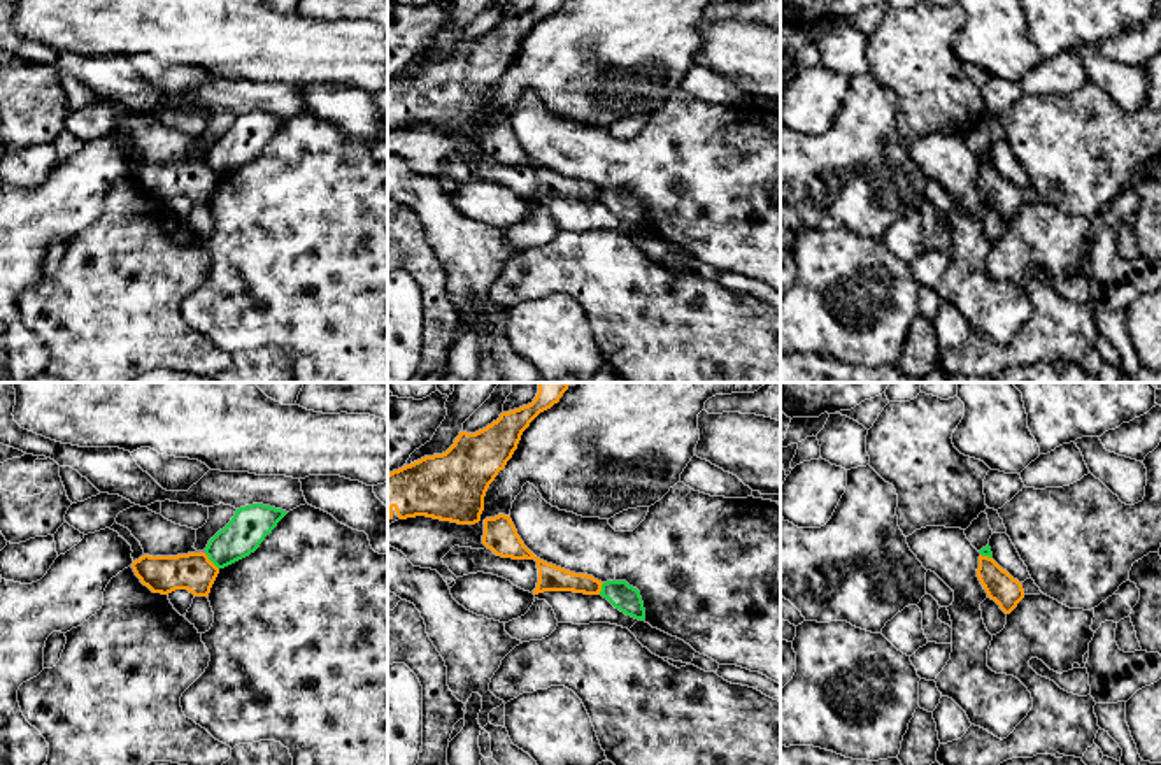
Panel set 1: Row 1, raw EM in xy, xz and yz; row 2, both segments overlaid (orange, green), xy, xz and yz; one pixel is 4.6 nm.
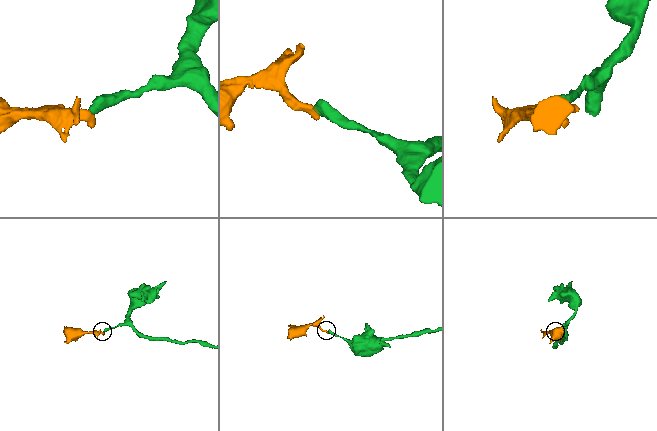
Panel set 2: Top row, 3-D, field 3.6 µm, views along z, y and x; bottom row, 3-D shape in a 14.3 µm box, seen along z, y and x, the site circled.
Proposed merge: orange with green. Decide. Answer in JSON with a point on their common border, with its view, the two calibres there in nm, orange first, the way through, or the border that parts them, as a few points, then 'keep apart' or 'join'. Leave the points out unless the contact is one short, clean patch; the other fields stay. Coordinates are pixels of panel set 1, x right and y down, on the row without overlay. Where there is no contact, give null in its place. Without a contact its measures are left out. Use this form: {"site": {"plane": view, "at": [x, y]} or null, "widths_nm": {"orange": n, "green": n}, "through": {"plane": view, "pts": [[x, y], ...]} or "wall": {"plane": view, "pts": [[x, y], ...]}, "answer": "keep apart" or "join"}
{"site": {"plane": "xy", "at": [211, 169]}, "widths_nm": {"orange": 180, "green": 180}, "wall": {"plane": "xy", "pts": [[204, 160], [218, 176]]}, "answer": "keep apart"}

